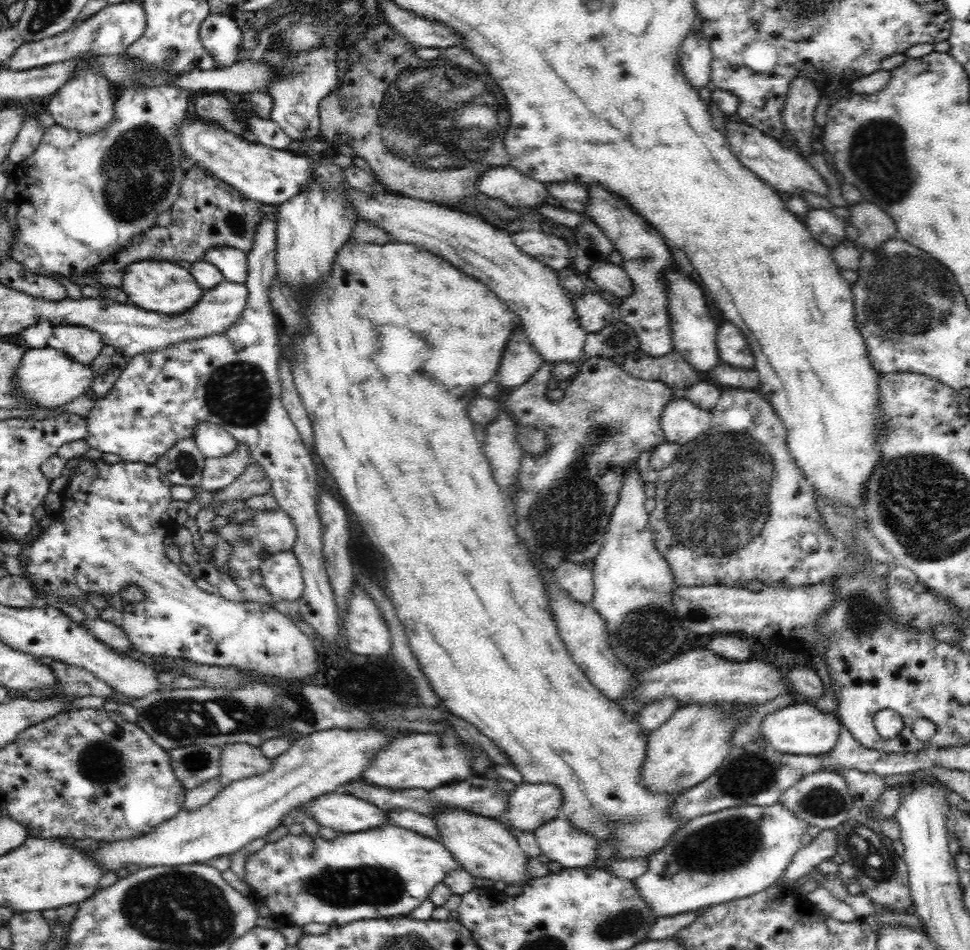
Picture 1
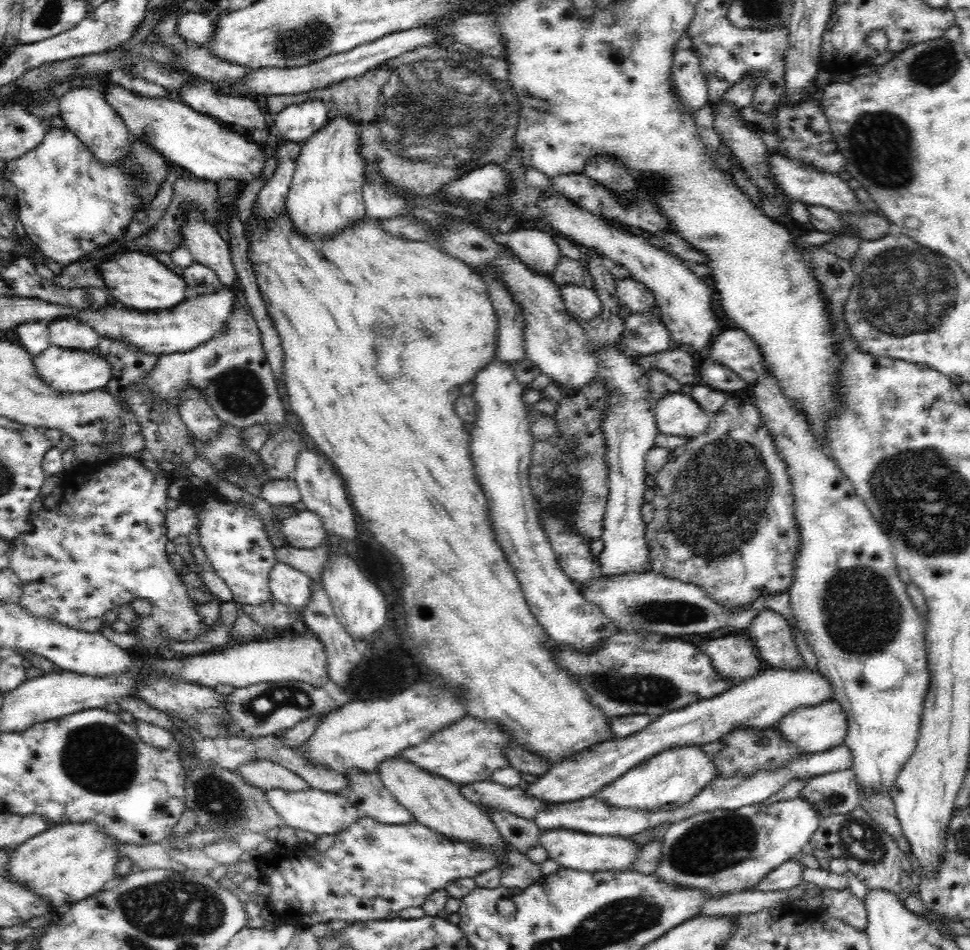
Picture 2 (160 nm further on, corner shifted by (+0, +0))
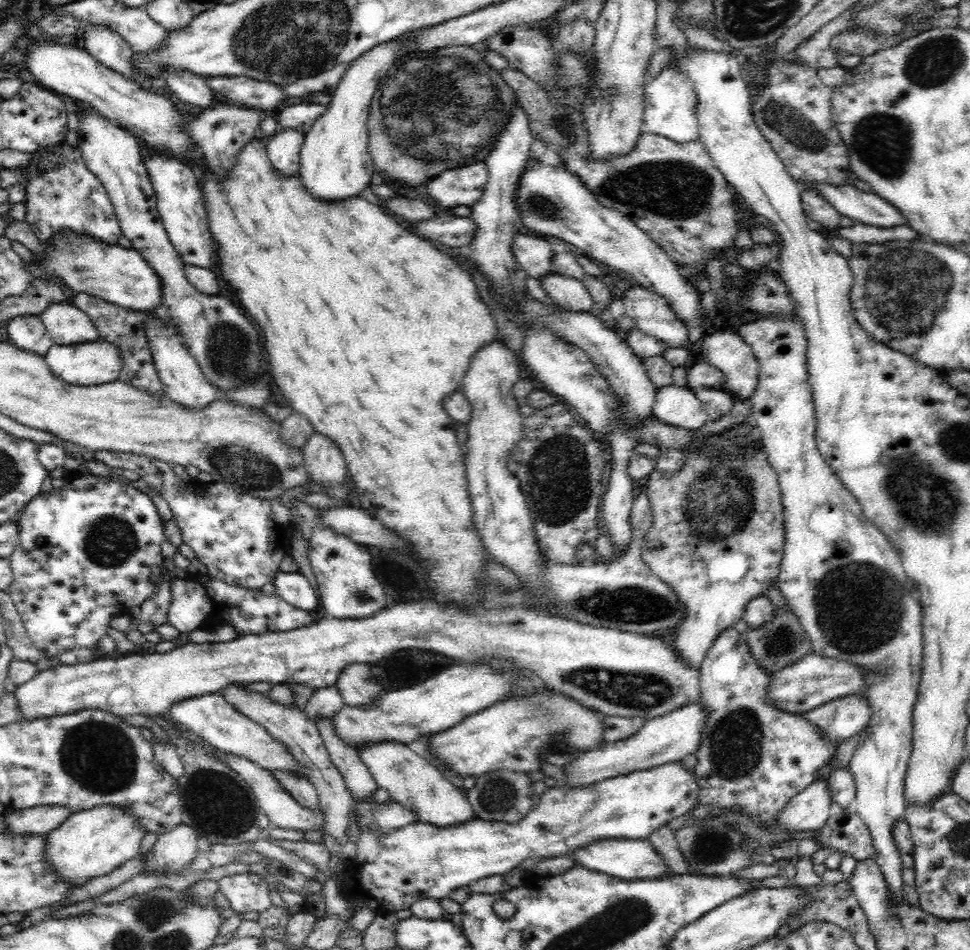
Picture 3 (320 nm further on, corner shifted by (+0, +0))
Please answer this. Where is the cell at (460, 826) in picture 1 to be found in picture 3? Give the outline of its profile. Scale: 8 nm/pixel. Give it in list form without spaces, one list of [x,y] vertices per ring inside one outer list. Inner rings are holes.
[[[395,741],[368,742],[356,750],[377,787],[387,790],[390,800],[410,809],[420,823],[452,827],[476,820],[467,796],[412,746]]]

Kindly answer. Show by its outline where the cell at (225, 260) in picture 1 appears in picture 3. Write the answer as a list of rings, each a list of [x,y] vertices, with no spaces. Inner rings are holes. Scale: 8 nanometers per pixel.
[[[148,154],[143,159],[152,183],[152,191],[156,195],[156,209],[167,232],[168,238],[186,265],[215,270],[216,260],[212,238],[208,231],[208,217],[199,182],[192,170],[184,163],[164,154]]]

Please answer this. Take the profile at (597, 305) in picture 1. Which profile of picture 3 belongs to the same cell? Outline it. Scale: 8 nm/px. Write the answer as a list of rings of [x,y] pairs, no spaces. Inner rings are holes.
[[[551,272],[543,276],[540,283],[558,308],[584,313],[594,311],[595,303],[580,280]]]

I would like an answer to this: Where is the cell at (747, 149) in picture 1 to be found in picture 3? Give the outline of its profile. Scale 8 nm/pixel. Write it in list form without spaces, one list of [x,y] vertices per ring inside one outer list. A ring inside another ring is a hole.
[[[816,183],[806,185],[813,185],[813,188],[825,198],[826,202],[829,202],[841,215],[848,216],[848,218],[851,218],[854,222],[887,229],[907,225],[901,213],[898,212],[898,210],[894,210],[895,207],[889,204],[888,201],[884,201],[883,198],[877,196],[876,192],[865,192],[849,184],[842,186],[828,185],[828,183],[822,183],[821,185],[816,185]]]

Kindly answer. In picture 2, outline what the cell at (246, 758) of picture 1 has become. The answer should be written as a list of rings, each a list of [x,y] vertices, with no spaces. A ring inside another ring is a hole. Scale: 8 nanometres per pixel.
[[[260,760],[260,762],[248,762],[240,767],[242,777],[250,785],[256,785],[258,789],[280,788],[286,791],[300,792],[310,790],[310,785],[294,772],[269,762]]]

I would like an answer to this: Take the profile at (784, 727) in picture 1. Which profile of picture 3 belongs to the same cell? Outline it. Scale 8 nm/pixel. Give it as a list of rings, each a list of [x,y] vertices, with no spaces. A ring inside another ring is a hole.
[[[848,694],[805,712],[804,717],[824,732],[829,740],[839,744],[864,730],[871,719],[871,712],[867,700]]]

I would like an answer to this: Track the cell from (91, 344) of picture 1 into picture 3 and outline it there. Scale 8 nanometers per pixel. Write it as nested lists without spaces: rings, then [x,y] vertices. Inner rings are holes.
[[[68,301],[48,306],[39,318],[52,337],[53,345],[80,345],[99,338],[92,319]]]

